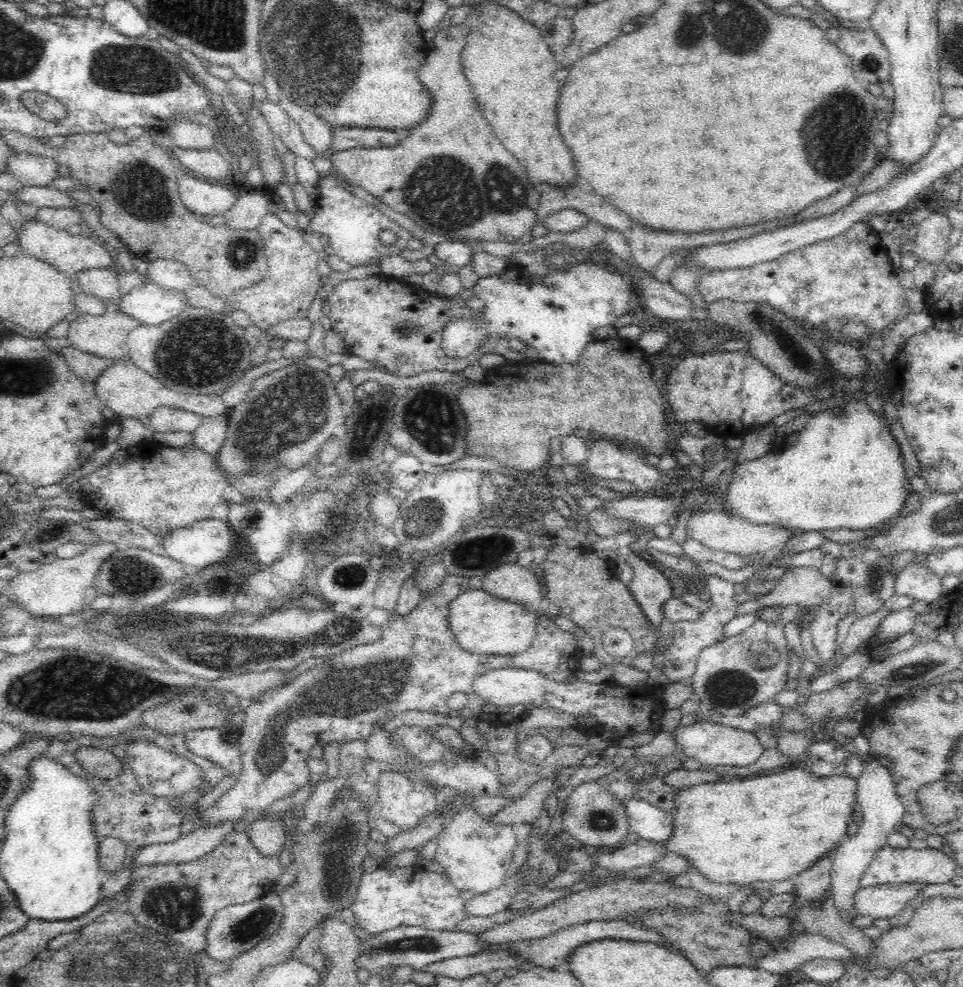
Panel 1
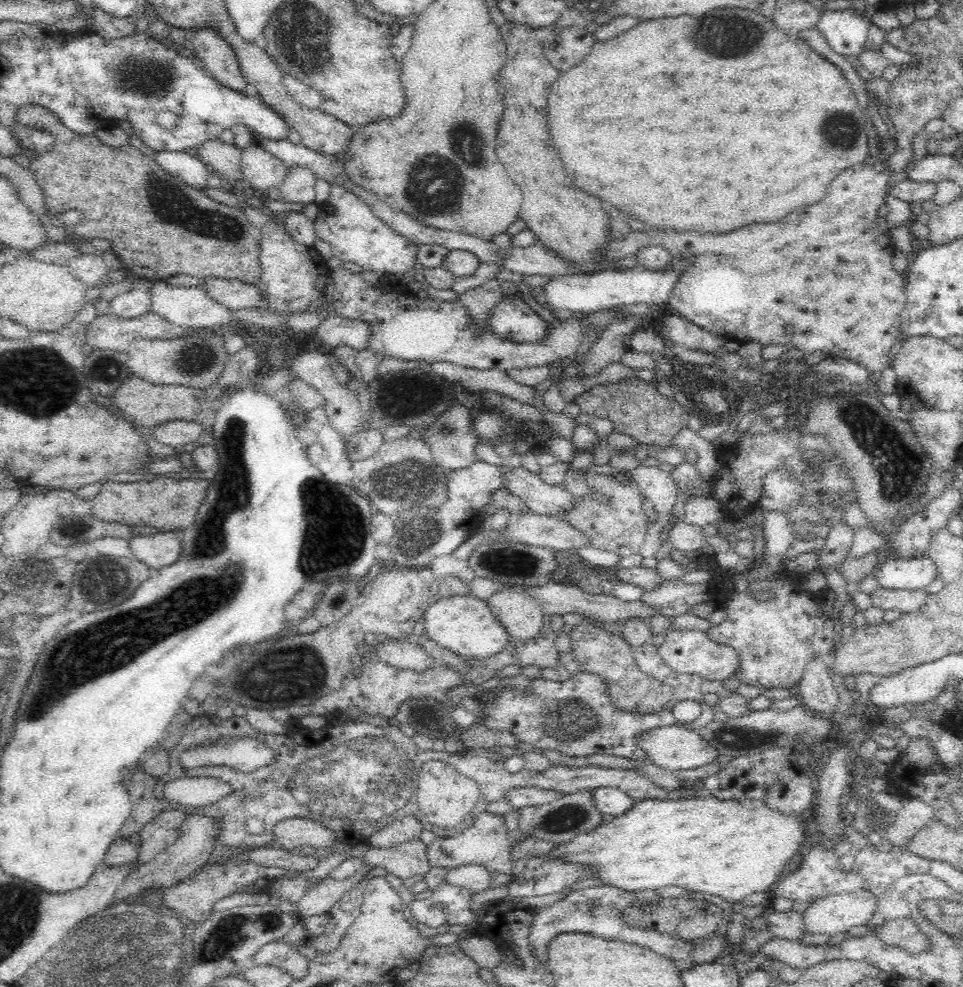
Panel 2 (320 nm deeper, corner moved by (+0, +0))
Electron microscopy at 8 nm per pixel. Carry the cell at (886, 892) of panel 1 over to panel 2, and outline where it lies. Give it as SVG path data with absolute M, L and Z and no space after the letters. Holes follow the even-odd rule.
M870 891L833 894L802 908L804 932L846 933L852 926L867 925L877 906L877 896Z

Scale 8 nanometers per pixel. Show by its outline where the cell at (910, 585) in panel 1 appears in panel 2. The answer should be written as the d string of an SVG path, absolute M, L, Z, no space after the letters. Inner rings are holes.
M878 586L871 593L872 604L879 609L896 610L900 613L917 611L925 602L924 589L904 590Z

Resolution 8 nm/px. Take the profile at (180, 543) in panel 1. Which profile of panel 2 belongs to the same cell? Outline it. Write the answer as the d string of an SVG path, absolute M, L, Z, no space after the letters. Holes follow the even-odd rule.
M162 530L150 536L132 536L128 539L131 558L151 569L170 566L180 556L180 534L177 530Z

